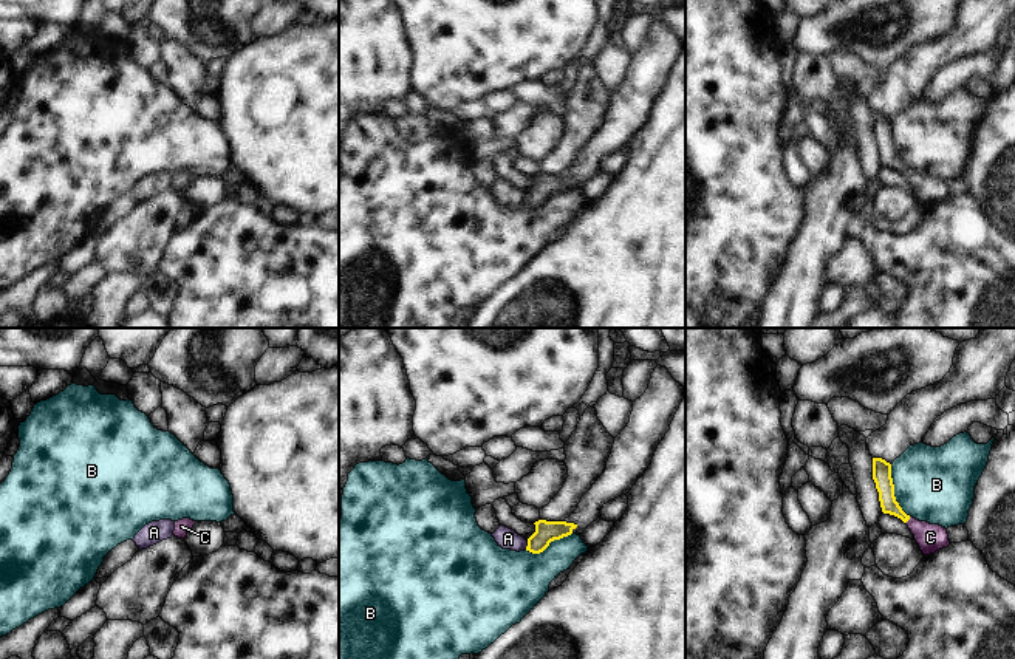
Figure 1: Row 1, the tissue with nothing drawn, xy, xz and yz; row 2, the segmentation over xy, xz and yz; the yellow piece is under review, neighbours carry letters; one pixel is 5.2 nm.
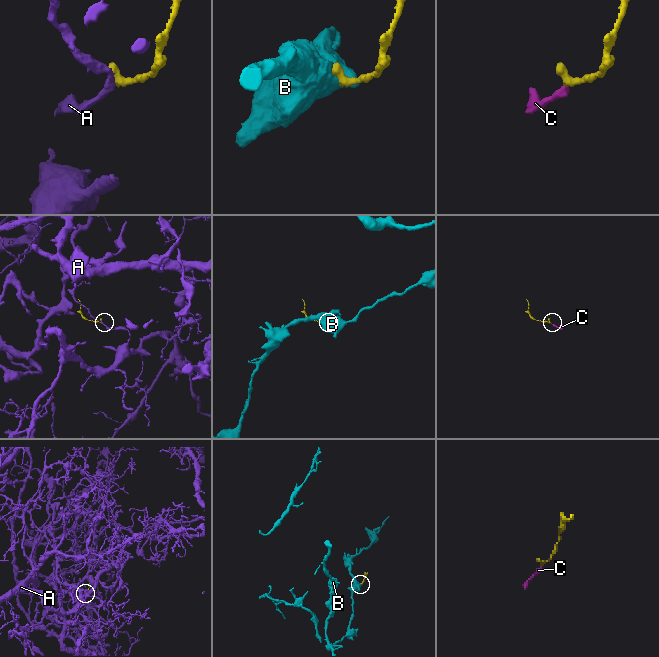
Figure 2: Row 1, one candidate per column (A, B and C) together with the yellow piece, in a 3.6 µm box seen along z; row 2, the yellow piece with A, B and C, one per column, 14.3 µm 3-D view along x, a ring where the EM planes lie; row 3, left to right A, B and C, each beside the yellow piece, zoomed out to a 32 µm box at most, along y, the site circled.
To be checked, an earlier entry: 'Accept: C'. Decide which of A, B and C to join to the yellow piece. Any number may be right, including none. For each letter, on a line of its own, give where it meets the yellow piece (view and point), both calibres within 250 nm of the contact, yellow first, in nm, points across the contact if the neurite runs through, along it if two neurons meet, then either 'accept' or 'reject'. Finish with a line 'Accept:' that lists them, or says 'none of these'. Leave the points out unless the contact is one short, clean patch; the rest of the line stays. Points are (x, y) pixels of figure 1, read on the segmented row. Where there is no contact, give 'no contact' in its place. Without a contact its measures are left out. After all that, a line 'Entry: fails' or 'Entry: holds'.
A: contact xz (528, 545); calibres 110 and 110 nm; border xz (528, 540), (525, 548); reject
B: contact yz (893, 491); calibres 100 and 400 nm; reject
C: contact yz (909, 519); calibres 100 and 140 nm; way yz (884, 483), (887, 500), (909, 519), (930, 537); accept
Accept: C
Entry: holds

